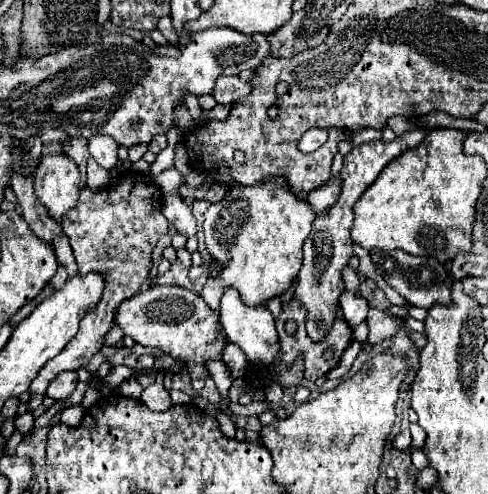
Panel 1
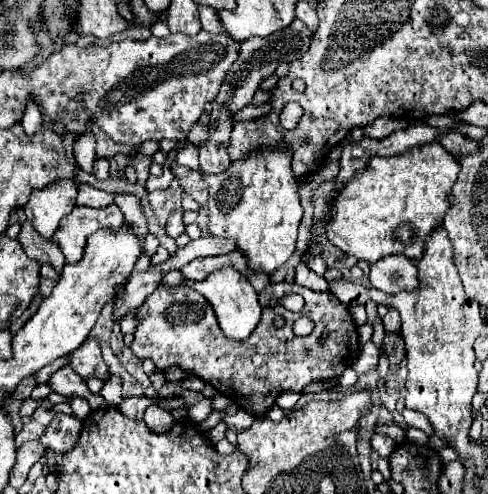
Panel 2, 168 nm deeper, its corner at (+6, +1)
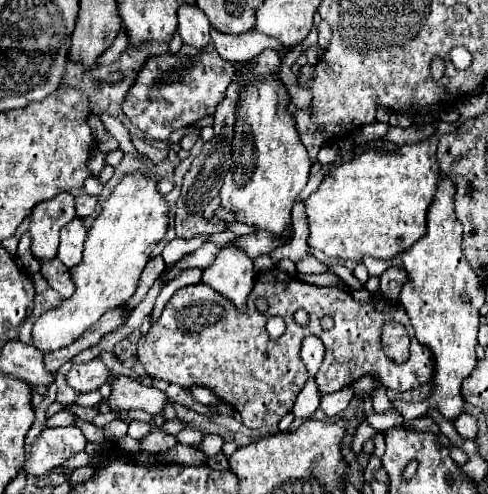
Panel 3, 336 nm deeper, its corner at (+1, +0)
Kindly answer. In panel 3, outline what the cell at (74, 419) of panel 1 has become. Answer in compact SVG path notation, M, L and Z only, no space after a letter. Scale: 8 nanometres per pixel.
M76 425L48 427L36 437L24 469L36 477L42 477L52 469L64 465L76 453L84 451L86 443L88 441L84 433Z

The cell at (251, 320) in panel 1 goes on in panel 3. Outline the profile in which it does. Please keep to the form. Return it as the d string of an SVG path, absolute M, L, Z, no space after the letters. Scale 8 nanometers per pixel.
M228 245L216 253L212 265L204 269L202 281L222 293L238 309L246 309L246 299L254 287L254 261L236 245Z

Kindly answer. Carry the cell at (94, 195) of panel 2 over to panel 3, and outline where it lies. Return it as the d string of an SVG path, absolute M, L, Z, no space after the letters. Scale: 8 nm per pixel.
M80 193L76 197L76 217L80 217L80 219L90 217L94 213L94 209L96 209L96 203L98 203L96 197L90 197L86 193Z

